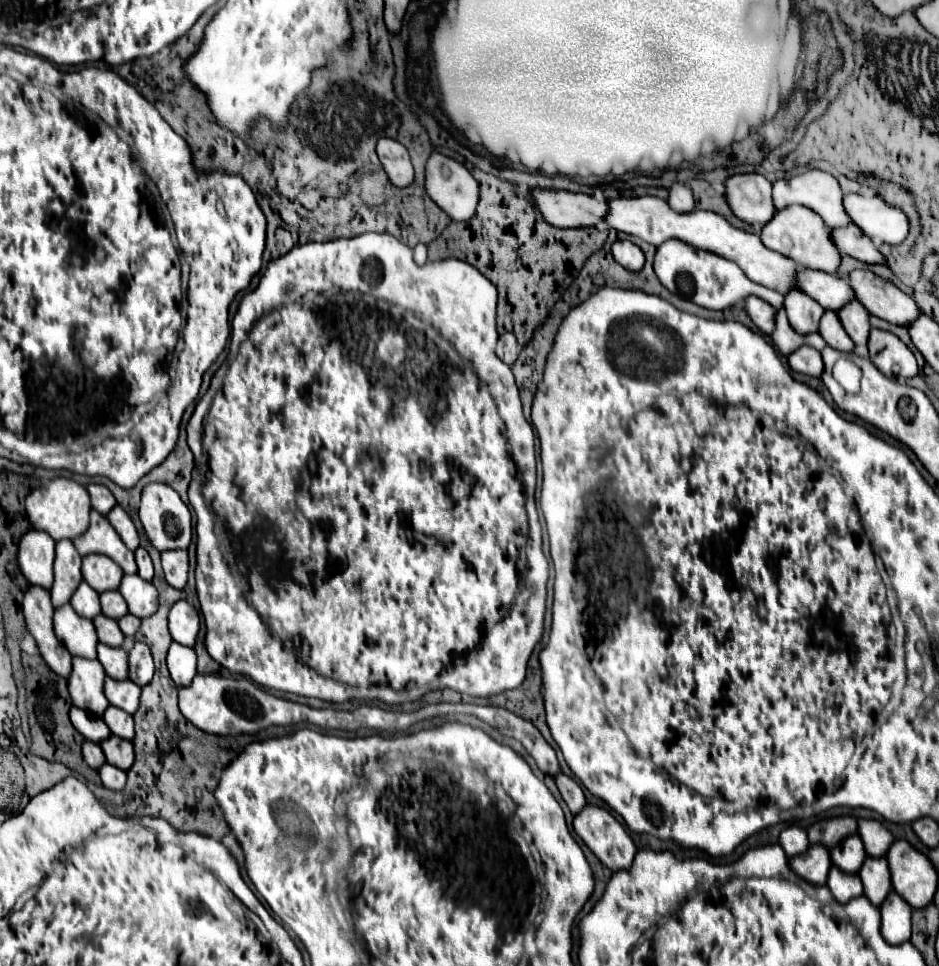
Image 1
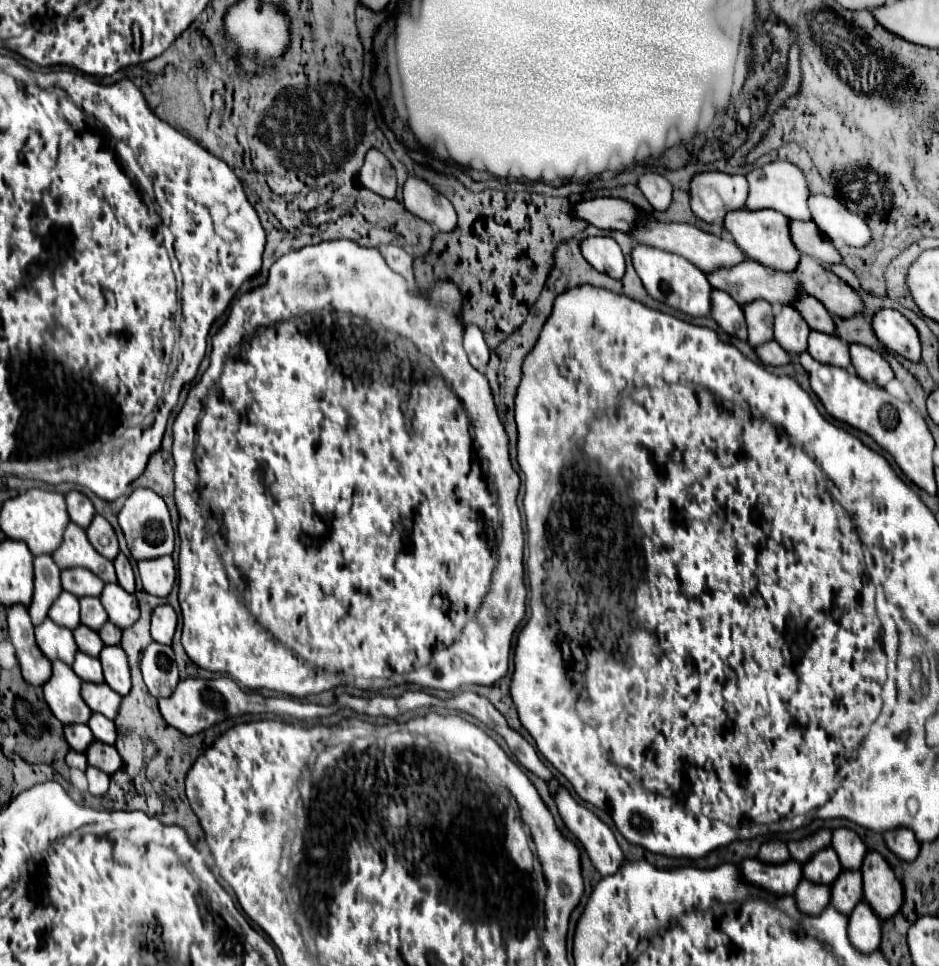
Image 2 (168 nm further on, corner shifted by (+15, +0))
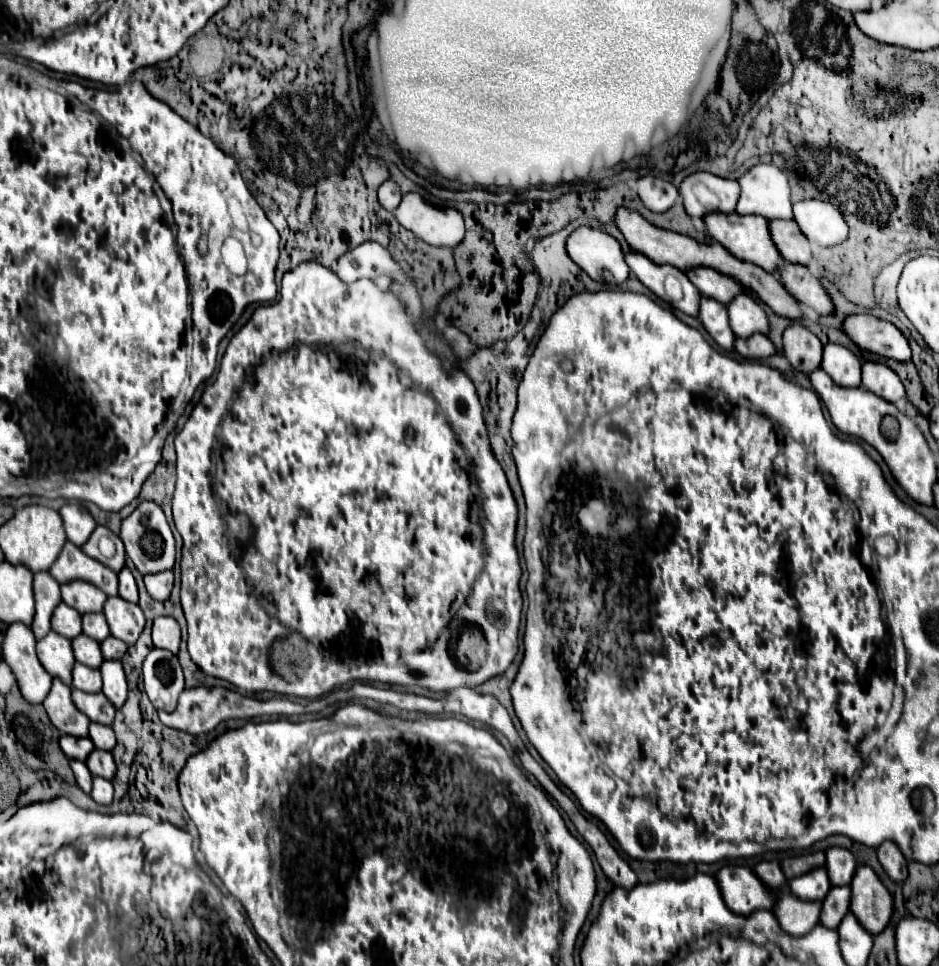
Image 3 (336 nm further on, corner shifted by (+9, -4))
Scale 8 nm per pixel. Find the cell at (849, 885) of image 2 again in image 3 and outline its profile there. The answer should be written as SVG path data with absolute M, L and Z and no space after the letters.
M834 886L822 900L822 920L826 928L838 928L842 918L850 912L850 886Z

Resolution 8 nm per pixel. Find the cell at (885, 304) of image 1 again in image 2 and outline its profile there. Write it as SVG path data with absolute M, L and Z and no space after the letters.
M802 254L794 274L800 280L804 292L820 300L824 308L828 308L828 312L834 316L842 316L842 318L854 316L864 308L860 296L846 282L842 282L832 272L824 270L810 256Z

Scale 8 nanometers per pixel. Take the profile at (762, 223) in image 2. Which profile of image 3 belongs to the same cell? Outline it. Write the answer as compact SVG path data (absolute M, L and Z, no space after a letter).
M736 212L732 214L716 214L714 216L706 216L706 224L708 224L708 232L710 236L720 242L724 248L728 248L730 252L734 252L734 256L738 256L740 260L746 260L746 262L754 262L762 268L766 268L766 272L770 274L776 274L780 270L780 264L782 264L782 254L778 252L774 240L772 240L772 234L770 234L770 220L768 218L762 218L762 216L740 216Z

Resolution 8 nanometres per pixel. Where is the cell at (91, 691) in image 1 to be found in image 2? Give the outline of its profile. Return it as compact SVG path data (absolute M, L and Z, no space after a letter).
M60 660L52 662L52 676L42 686L44 700L50 712L66 726L86 724L92 716L92 710L86 706L86 702L80 696L80 684L82 680L74 674L70 666L66 666Z

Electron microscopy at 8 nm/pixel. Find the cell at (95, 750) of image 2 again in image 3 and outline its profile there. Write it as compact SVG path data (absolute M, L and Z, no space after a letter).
M94 750L88 760L86 766L90 768L92 776L102 776L106 780L112 780L116 774L116 762L112 752L104 752L104 750Z

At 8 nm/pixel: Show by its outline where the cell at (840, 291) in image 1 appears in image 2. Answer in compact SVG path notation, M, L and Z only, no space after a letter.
M744 260L742 264L736 264L732 268L720 268L720 272L710 272L706 276L708 276L708 282L712 284L712 288L728 292L740 306L744 306L756 298L762 298L768 302L778 302L778 304L790 304L792 300L796 300L798 290L800 290L800 284L796 282L796 278L788 278L784 272L774 272L774 274L768 274L768 272L770 270L766 266L762 266L754 260Z

